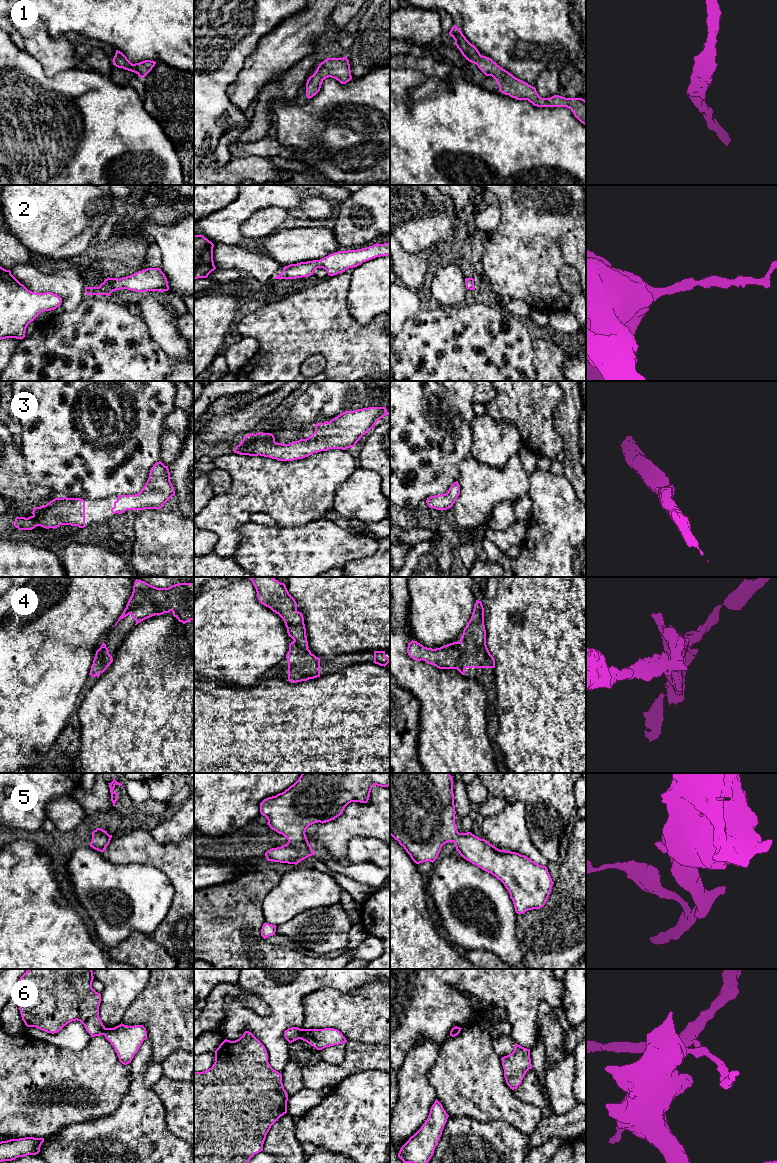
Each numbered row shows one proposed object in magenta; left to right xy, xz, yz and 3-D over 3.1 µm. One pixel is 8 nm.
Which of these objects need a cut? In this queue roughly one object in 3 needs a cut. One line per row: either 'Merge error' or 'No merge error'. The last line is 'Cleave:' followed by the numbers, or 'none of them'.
1: No merge error
2: No merge error
3: No merge error
4: No merge error
5: No merge error
6: Merge error
Cleave: 6

